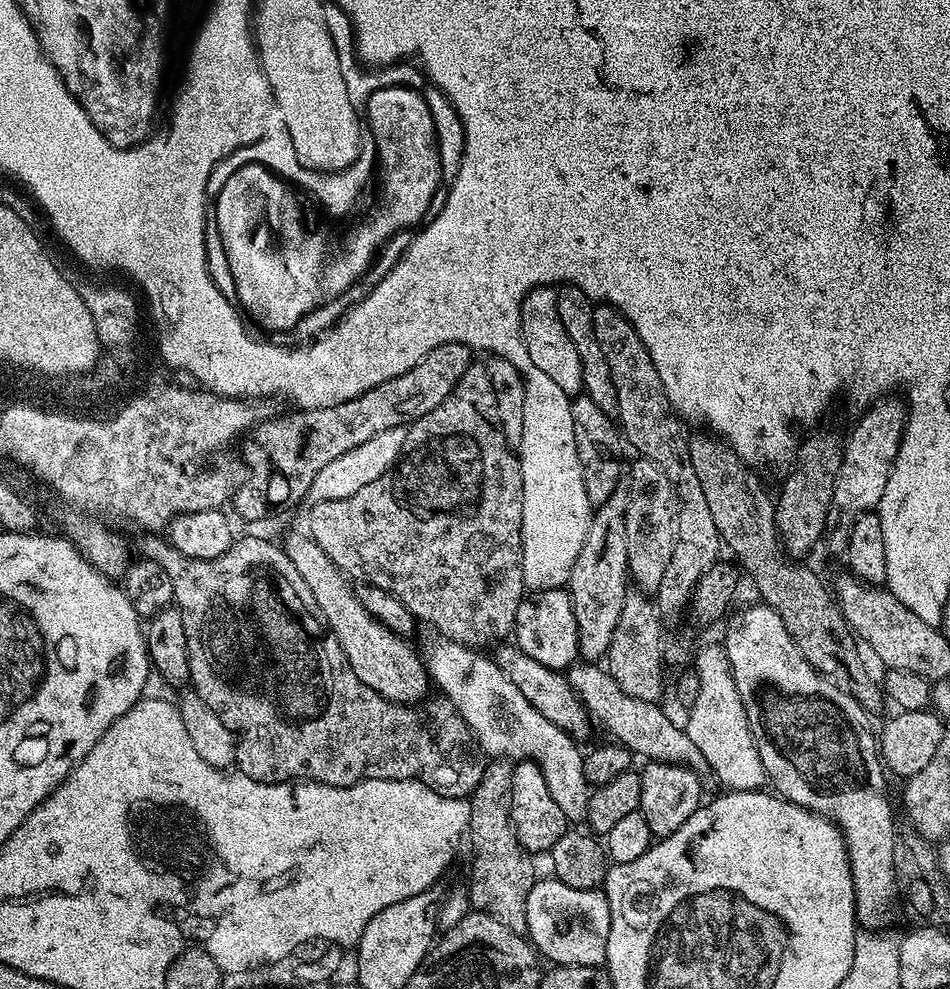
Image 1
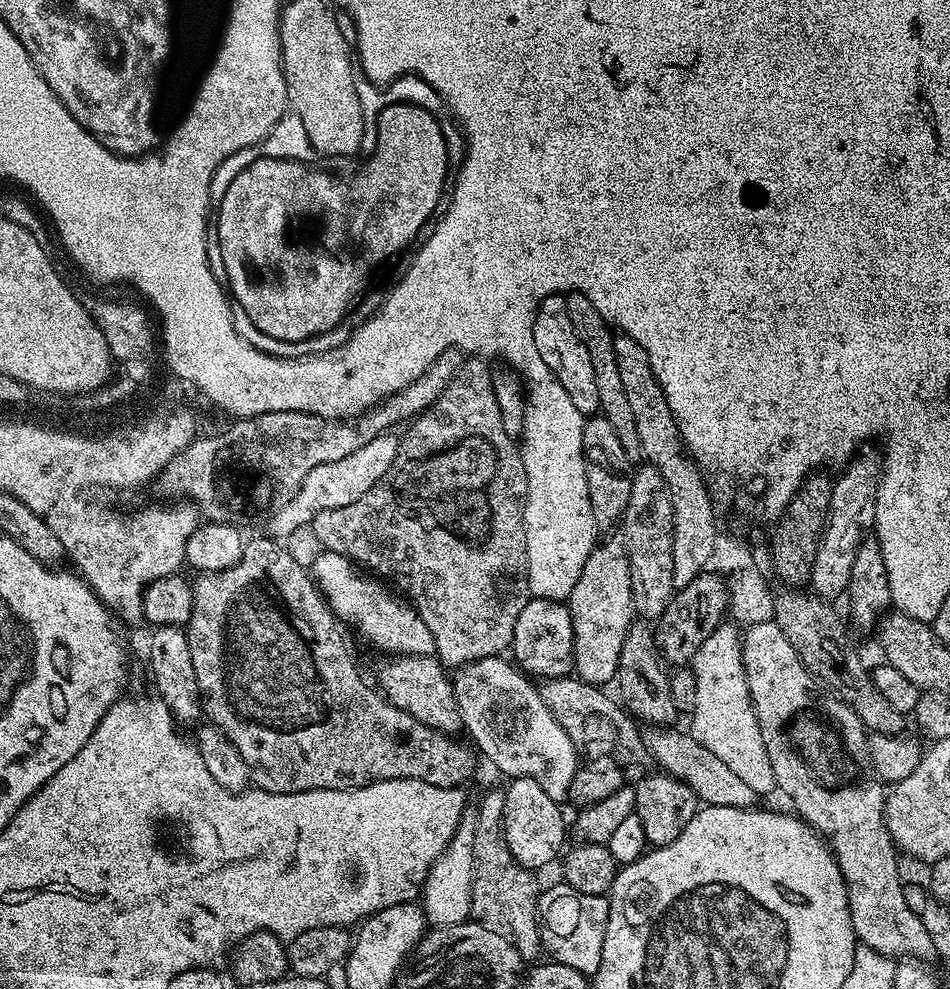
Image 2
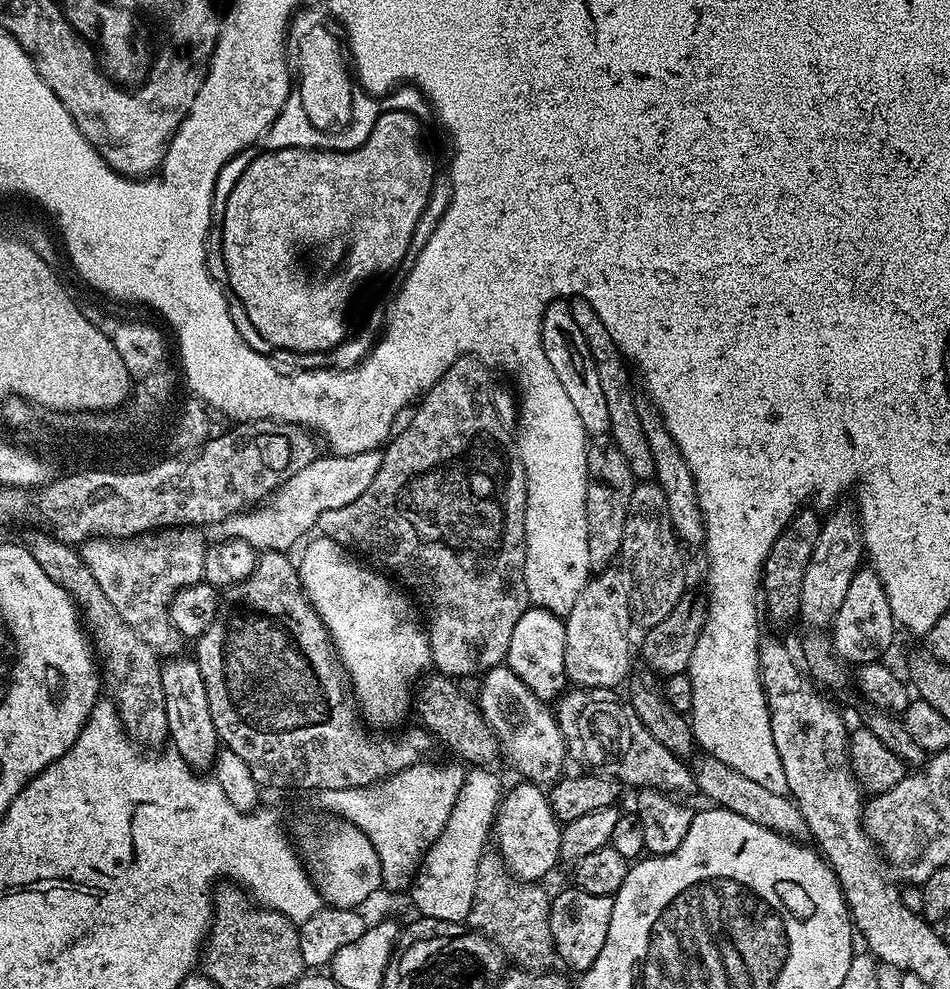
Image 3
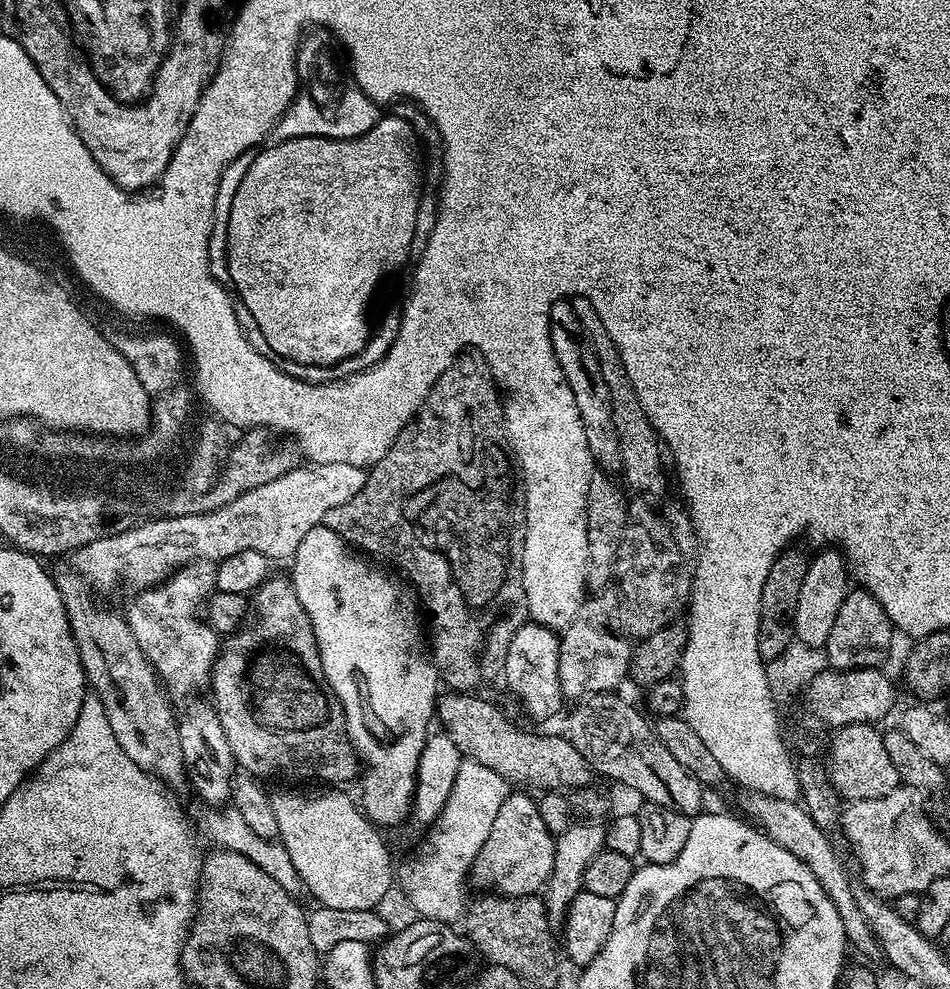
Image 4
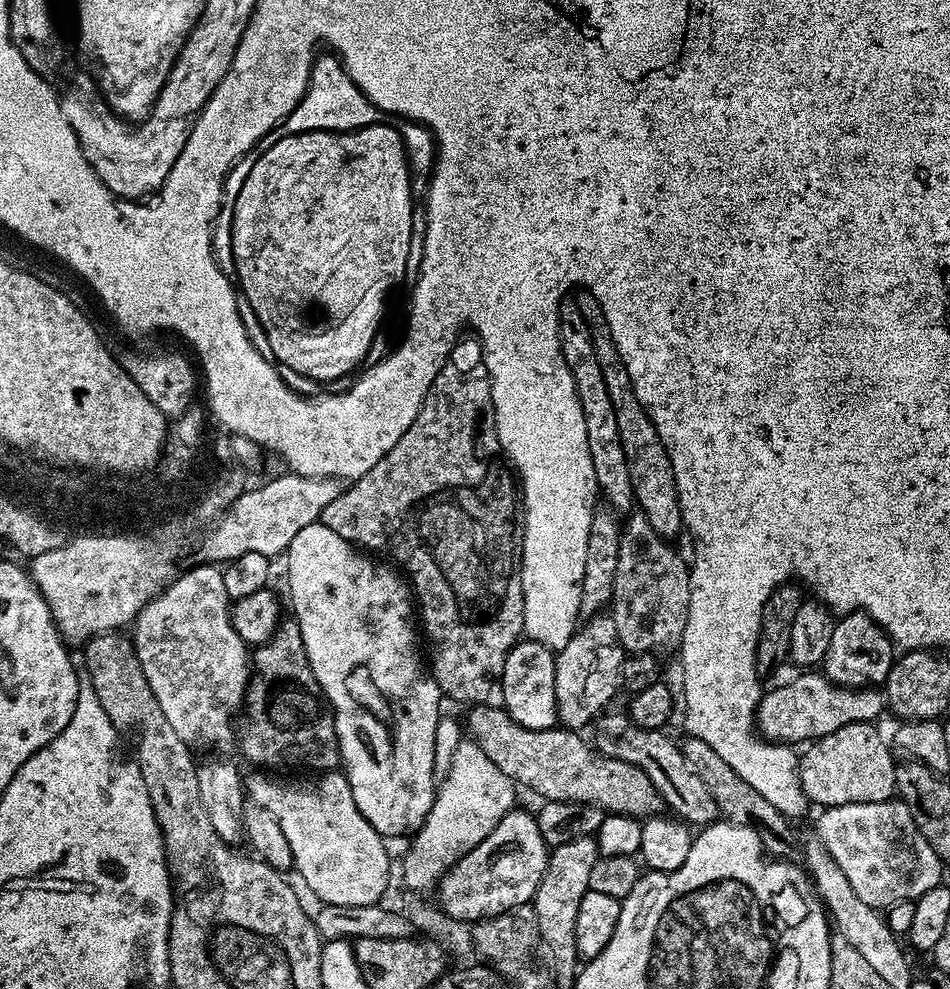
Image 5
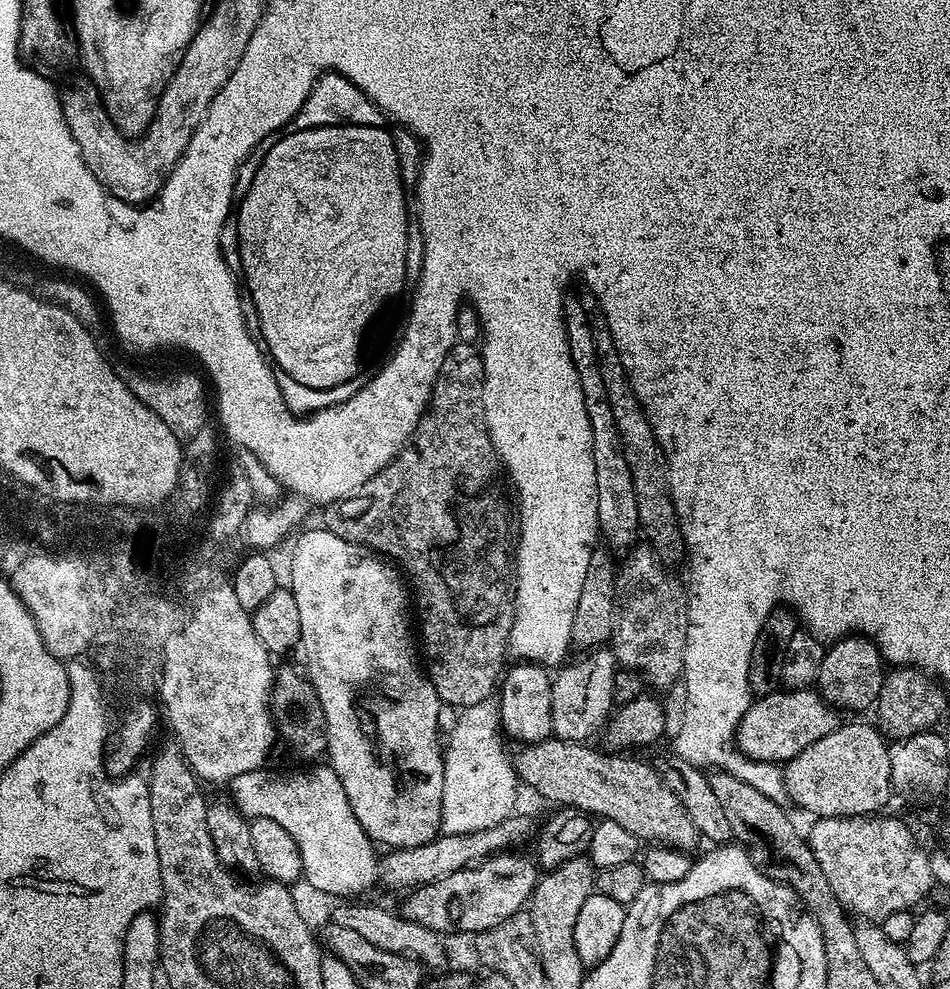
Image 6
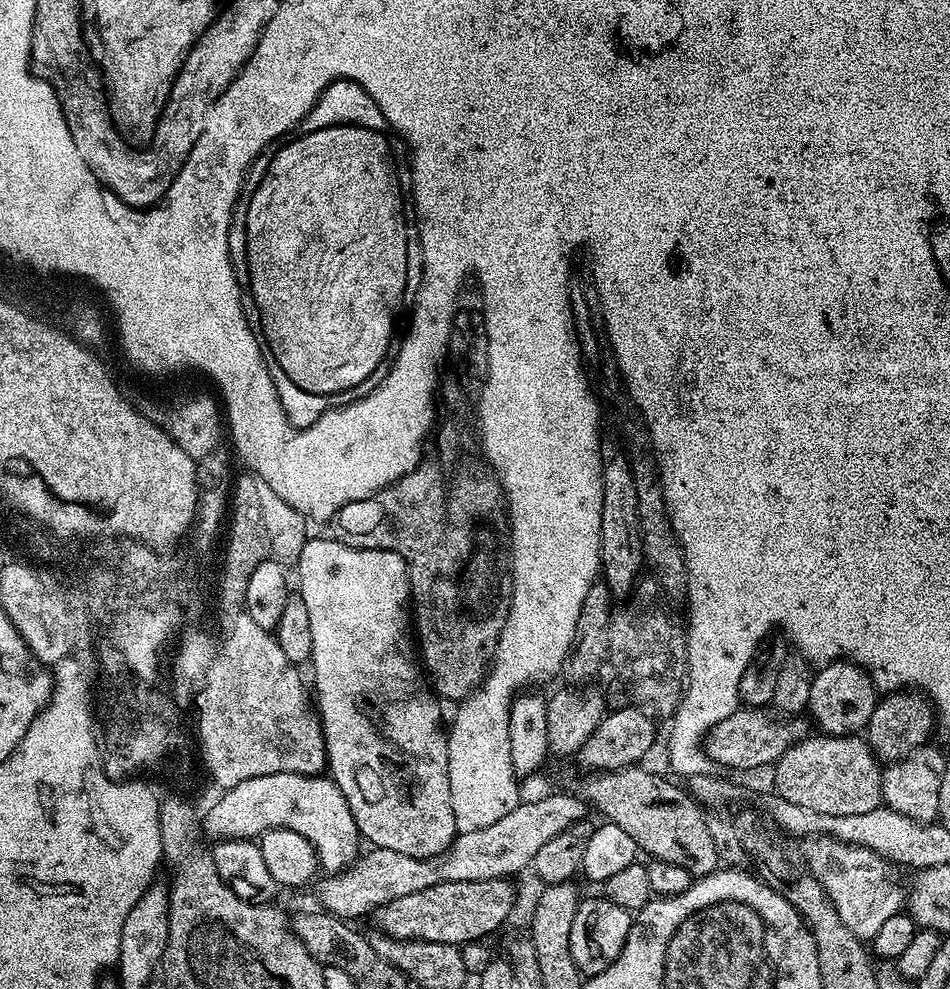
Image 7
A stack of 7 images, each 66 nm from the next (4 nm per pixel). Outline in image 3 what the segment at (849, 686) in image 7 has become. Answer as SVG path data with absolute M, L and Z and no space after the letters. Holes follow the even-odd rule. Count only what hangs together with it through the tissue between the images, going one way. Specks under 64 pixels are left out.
M870 566L859 567L847 587L842 606L839 606L836 616L831 620L832 648L845 665L875 664L883 657L880 655L891 646L896 632L898 625L890 610L890 598L886 598L886 590L878 574Z

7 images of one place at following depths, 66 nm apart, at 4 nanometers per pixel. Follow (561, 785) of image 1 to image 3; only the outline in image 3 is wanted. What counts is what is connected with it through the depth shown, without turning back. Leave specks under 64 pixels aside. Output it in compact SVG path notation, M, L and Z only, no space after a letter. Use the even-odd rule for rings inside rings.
M506 666L492 668L483 673L478 707L488 728L496 736L502 756L505 756L525 781L541 786L551 786L565 771L566 745L564 736L556 724L553 709L539 700L525 684Z

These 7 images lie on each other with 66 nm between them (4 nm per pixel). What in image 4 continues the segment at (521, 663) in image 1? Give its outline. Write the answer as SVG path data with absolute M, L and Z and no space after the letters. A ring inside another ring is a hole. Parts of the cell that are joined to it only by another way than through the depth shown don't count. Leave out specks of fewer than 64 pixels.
M600 693L575 705L568 716L568 741L588 759L593 773L600 773L626 787L640 792L649 803L659 803L667 794L669 805L694 816L702 809L704 786L686 771L658 738L649 722L615 693Z

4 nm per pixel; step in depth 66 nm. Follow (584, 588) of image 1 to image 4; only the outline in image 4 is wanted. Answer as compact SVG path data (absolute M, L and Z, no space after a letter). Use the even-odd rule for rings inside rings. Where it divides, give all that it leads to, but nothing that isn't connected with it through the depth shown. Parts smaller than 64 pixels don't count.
M605 590L589 595L572 625L564 629L560 636L558 678L569 701L579 702L600 693L611 693L625 682L633 645L619 631L616 633L612 629L620 627L620 597L615 591Z

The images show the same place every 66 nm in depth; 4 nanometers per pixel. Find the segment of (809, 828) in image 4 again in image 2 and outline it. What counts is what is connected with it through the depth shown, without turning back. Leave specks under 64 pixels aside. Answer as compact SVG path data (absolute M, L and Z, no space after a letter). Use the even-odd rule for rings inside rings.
M648 726L643 729L644 744L648 748L649 757L660 764L659 767L669 776L676 776L694 790L697 801L707 806L734 806L735 808L751 808L757 803L758 793L750 790L726 762L718 759L718 754L706 750L702 742L698 742L687 731L679 732L676 726Z

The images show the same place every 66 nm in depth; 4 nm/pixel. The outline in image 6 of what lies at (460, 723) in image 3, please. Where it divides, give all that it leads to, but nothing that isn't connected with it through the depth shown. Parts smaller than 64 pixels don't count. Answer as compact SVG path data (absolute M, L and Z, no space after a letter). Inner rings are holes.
M549 738L538 742L537 744L525 744L519 750L520 753L515 753L514 756L514 767L516 770L516 775L521 781L524 780L537 792L540 796L545 796L550 803L556 804L552 806L563 806L565 808L576 808L580 812L587 812L589 816L593 818L603 818L609 820L610 822L618 822L618 826L623 826L625 830L630 830L630 834L634 834L637 840L641 842L647 842L647 840L652 840L648 842L655 842L657 845L665 846L667 848L678 848L682 852L691 853L693 851L692 847L696 843L701 843L702 837L698 829L695 828L694 822L691 821L690 814L684 808L682 802L679 800L678 794L674 792L671 786L668 785L665 777L661 775L660 772L656 773L654 769L648 764L643 764L640 760L631 760L631 755L628 754L609 754L607 751L601 750L599 752L596 748L587 748L589 745L584 742L577 742L574 740L558 740L555 738Z

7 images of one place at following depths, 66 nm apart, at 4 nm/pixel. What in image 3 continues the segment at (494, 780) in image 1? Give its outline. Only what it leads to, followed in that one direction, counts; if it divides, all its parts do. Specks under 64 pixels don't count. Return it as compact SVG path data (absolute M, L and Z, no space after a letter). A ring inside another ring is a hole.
M488 850L480 857L480 861L478 862L478 874L476 875L476 889L474 890L474 906L470 906L470 914L468 915L466 923L469 928L475 928L477 932L481 932L481 934L486 938L493 940L497 946L504 951L505 957L507 957L507 959L511 961L515 967L523 968L526 972L549 971L549 969L555 965L552 963L557 963L558 960L556 947L554 946L554 938L550 934L550 922L548 921L550 918L550 910L552 909L552 905L550 903L550 892L547 892L547 890L543 888L544 886L545 885L543 883L533 882L530 880L520 880L517 876L512 875L507 866L504 865L504 859L500 856L499 851Z

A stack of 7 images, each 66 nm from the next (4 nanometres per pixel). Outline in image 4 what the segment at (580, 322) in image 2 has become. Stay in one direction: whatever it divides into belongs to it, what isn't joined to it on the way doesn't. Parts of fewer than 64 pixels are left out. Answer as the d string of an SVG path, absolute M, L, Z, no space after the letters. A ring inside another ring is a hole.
M574 296L571 297L570 303L574 314L578 314L578 322L582 322L584 337L593 350L598 370L602 374L602 382L606 382L606 390L610 393L610 407L614 410L614 430L618 430L618 450L622 454L619 467L624 471L623 483L629 489L632 487L636 491L633 493L641 497L657 498L656 496L662 495L668 488L668 476L664 473L666 456L662 451L662 441L646 418L646 410L642 410L642 402L638 402L638 394L630 382L630 374L622 362L622 354L618 354L618 346L610 342L610 334L606 334L606 326L602 326L602 318L598 318L598 310L594 310L590 298Z

